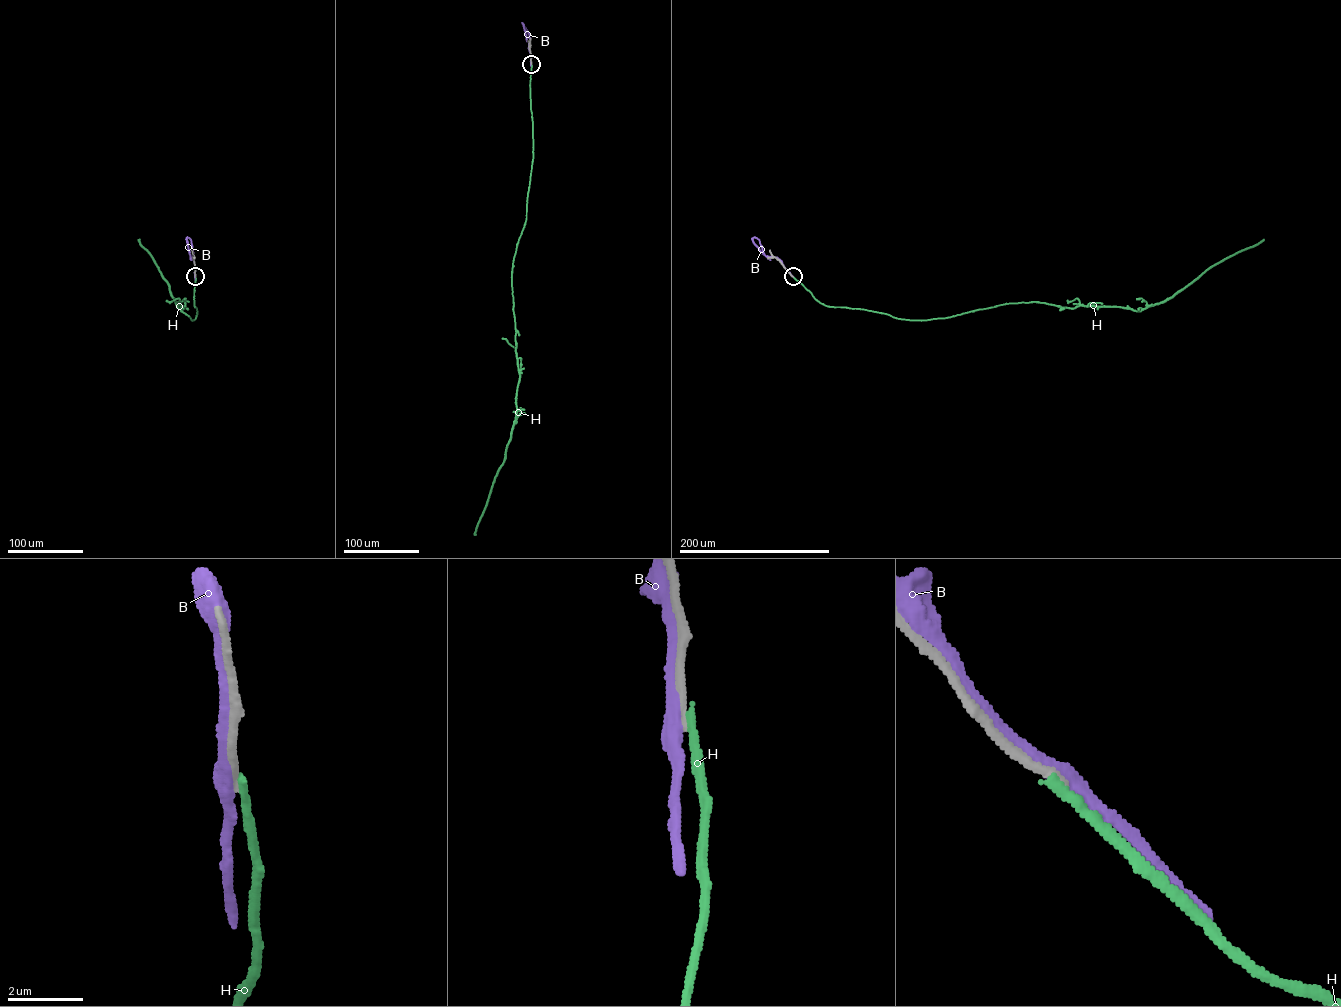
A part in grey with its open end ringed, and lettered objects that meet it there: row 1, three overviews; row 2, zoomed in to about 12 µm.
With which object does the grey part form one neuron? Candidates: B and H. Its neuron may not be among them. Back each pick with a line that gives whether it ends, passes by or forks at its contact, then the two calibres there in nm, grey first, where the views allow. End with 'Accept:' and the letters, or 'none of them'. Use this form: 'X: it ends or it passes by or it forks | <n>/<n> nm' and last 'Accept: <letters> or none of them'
Accept: none of them

